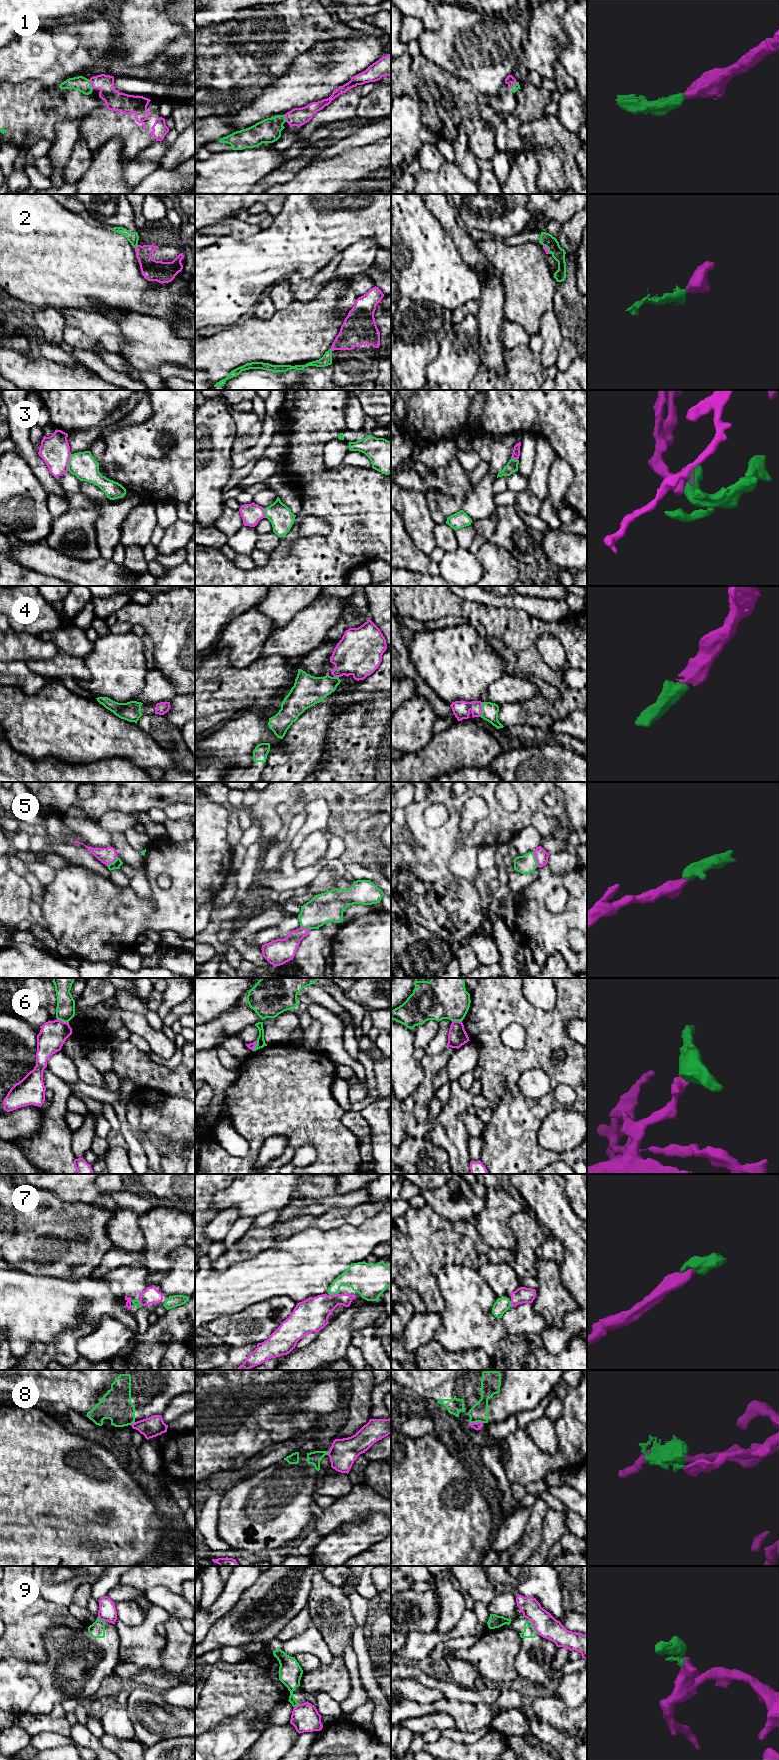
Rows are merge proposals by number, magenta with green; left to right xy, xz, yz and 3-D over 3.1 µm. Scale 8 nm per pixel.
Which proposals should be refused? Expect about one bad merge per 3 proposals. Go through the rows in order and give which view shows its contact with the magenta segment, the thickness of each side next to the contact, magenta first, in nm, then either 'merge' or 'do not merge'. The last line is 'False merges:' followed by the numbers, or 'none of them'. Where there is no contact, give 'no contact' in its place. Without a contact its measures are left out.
1: xy | 160/120 nm | merge
2: xy | 170/90 nm | do not merge
3: xy | 240/200 nm | do not merge
4: yz | 140/130 nm | merge
5: yz | 100/150 nm | merge
6: xy | 220/160 nm | do not merge
7: xz | 280/200 nm | merge
8: yz | 70/140 nm | do not merge
9: yz | 180/100 nm | do not merge
False merges: 2, 3, 6, 8, 9

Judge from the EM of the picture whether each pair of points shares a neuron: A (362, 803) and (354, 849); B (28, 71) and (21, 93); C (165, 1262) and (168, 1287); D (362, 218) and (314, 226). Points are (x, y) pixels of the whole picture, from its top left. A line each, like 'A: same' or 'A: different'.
A: same
B: different
C: different
D: same

